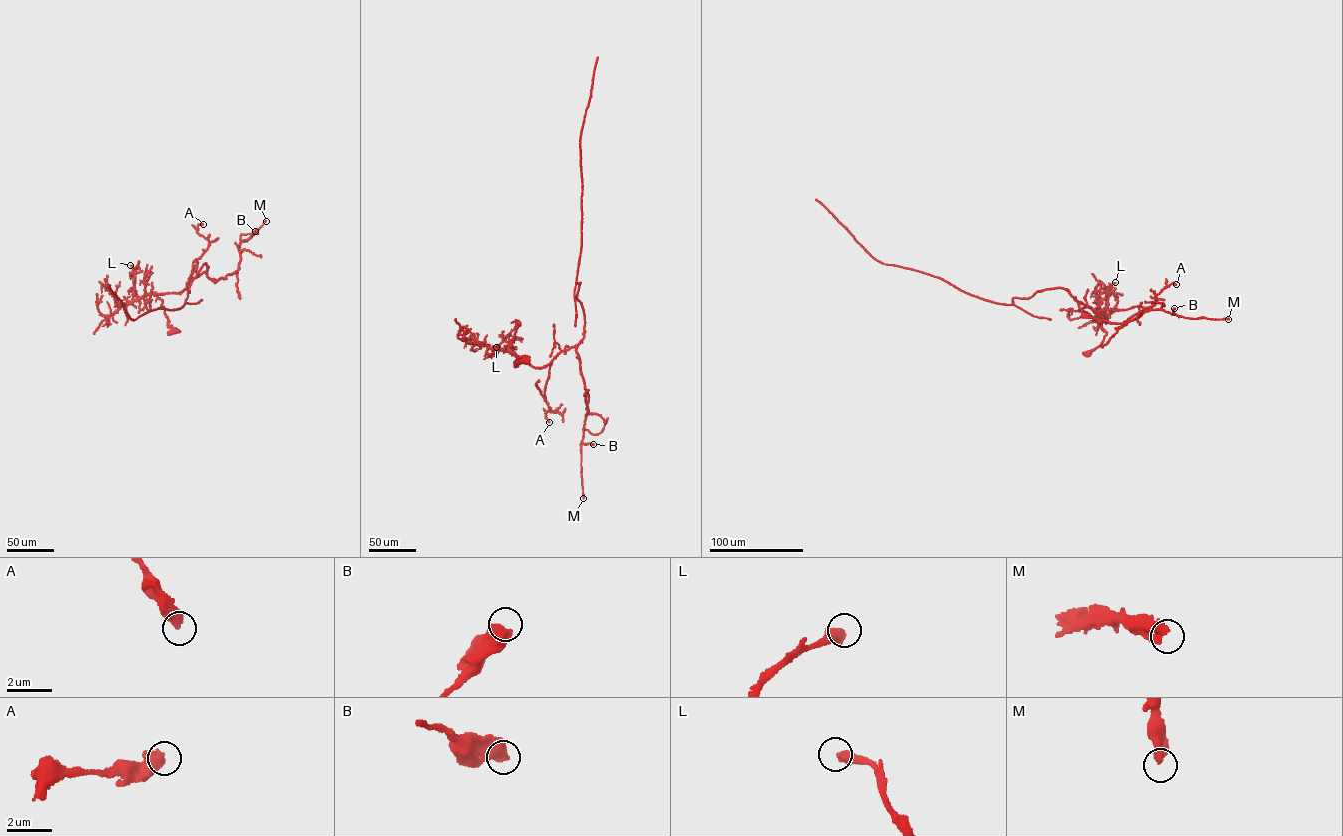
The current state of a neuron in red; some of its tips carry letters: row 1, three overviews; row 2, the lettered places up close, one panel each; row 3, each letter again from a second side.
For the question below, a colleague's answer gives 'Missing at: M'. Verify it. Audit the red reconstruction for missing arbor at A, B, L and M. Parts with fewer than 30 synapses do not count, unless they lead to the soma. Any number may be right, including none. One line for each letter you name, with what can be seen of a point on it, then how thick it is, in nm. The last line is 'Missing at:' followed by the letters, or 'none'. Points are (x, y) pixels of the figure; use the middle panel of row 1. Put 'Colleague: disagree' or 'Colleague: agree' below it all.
Missing at: none
Colleague: disagree

